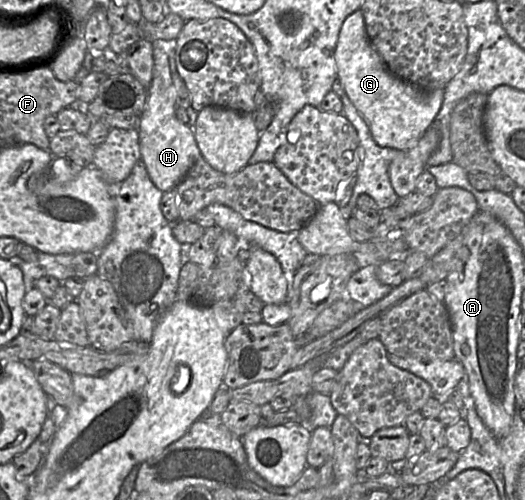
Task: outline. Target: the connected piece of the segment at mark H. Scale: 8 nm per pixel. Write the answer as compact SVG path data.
M153 47L154 67L153 78L149 86L147 102L139 123L141 160L145 164L153 184L163 193L175 189L186 176L190 168L201 157L192 127L182 123L175 115L176 90L172 81L168 56L160 47Z

